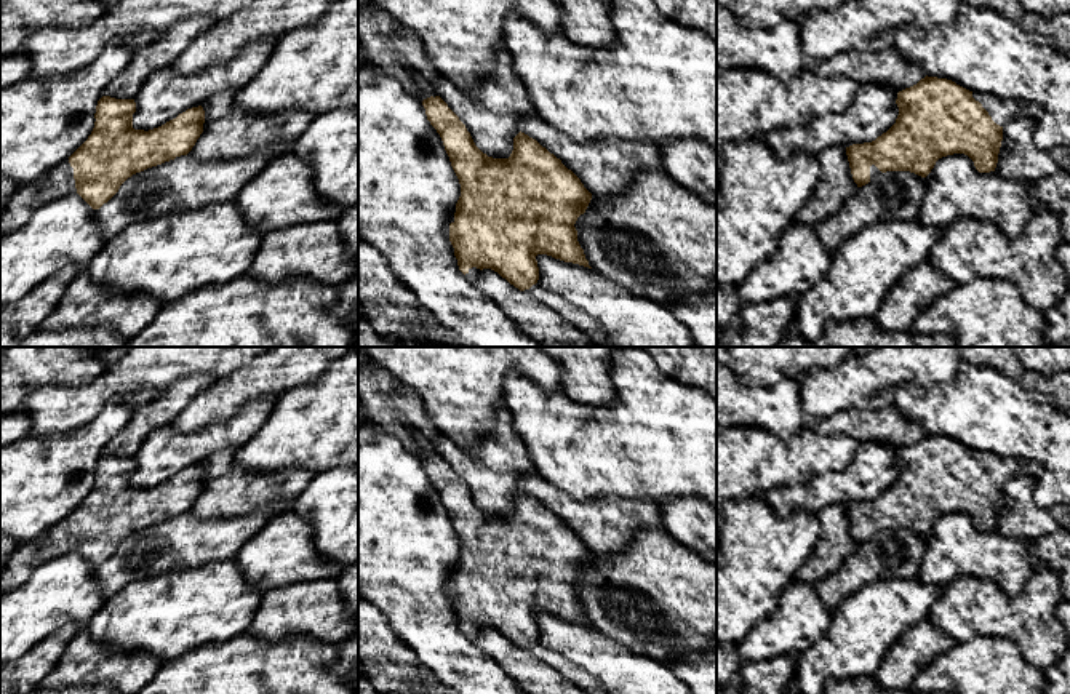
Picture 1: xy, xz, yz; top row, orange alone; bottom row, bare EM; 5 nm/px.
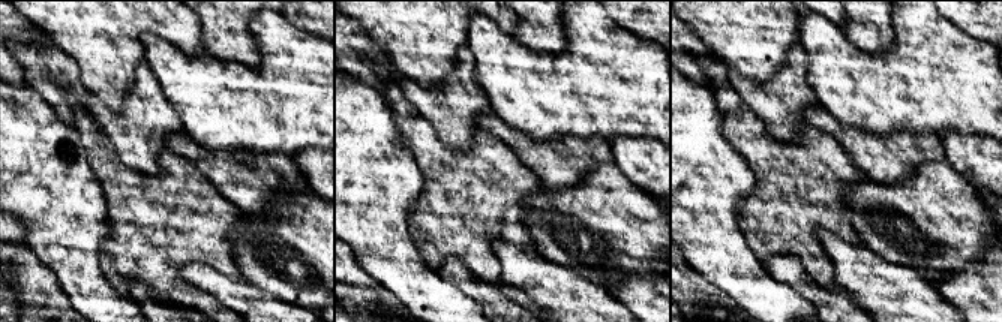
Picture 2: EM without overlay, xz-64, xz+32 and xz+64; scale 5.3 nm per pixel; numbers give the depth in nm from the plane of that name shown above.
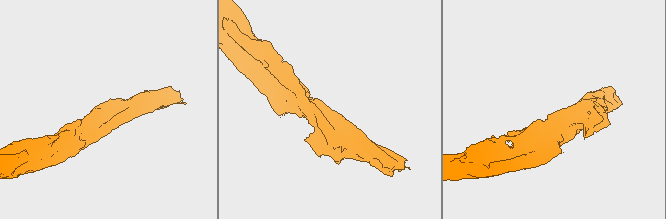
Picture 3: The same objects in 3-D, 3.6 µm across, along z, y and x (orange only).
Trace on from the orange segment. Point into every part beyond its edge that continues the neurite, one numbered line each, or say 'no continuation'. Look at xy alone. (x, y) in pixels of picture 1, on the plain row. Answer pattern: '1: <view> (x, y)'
1: xy (58, 541)

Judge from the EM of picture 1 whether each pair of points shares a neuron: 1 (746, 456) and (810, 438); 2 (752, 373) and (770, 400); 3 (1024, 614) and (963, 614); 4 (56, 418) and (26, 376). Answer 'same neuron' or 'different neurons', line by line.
1: same neuron
2: different neurons
3: same neuron
4: different neurons

